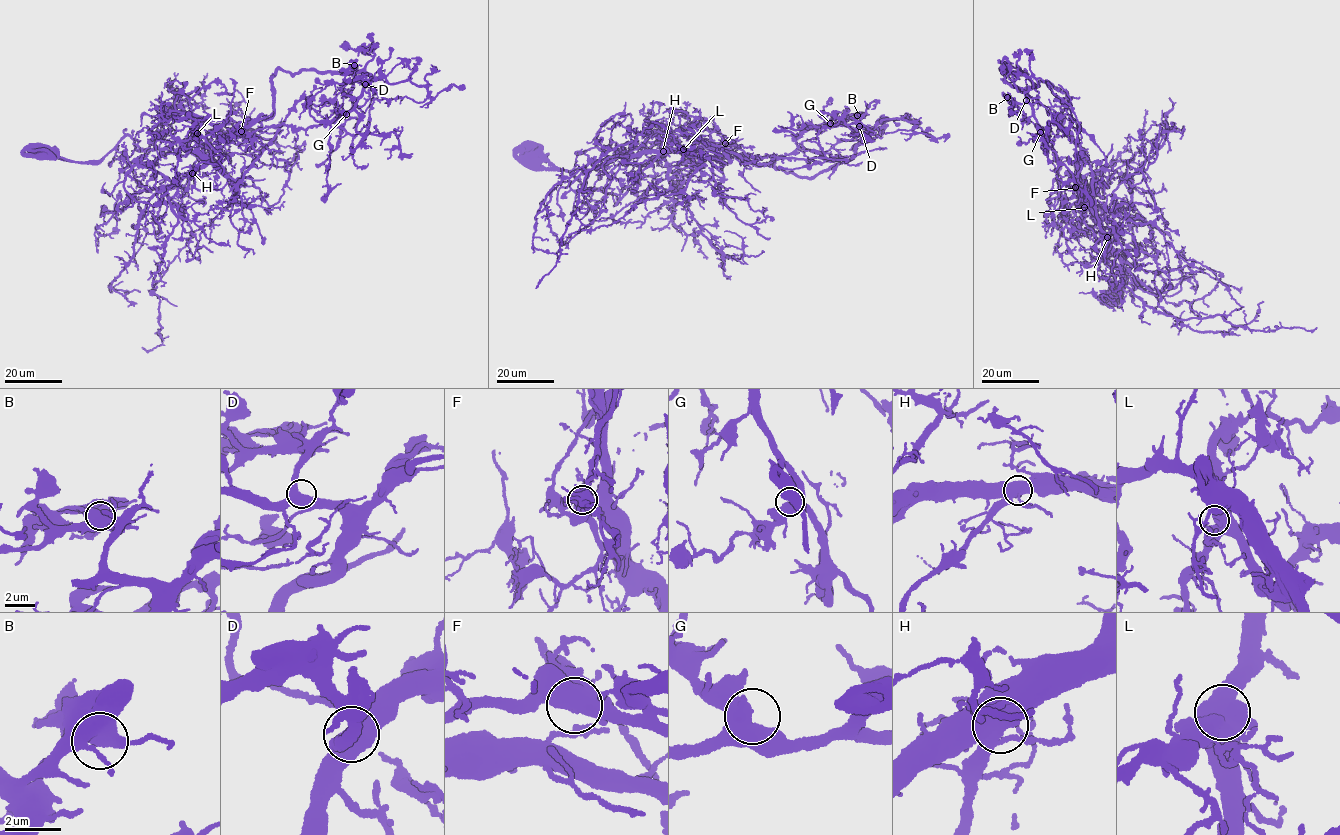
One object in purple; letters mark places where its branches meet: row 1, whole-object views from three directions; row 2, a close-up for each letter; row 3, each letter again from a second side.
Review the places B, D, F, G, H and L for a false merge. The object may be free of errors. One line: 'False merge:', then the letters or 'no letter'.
False merge: no letter

